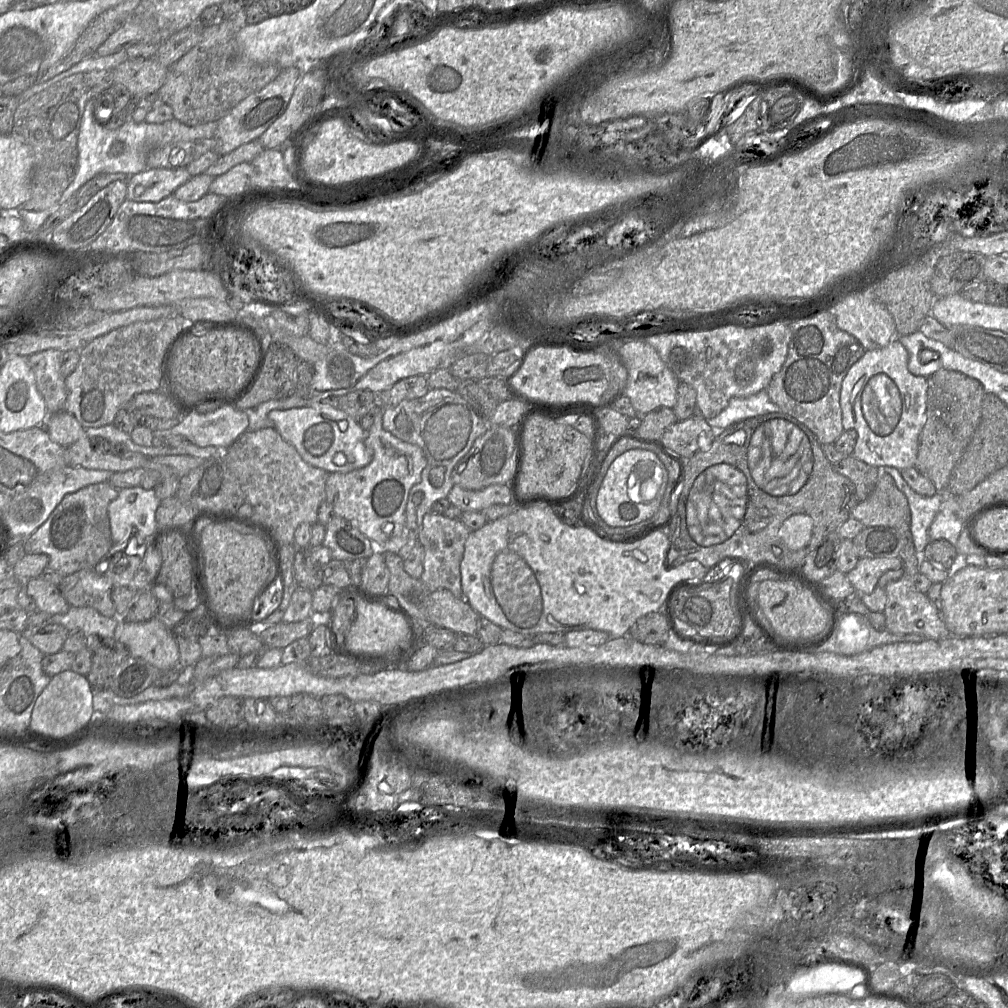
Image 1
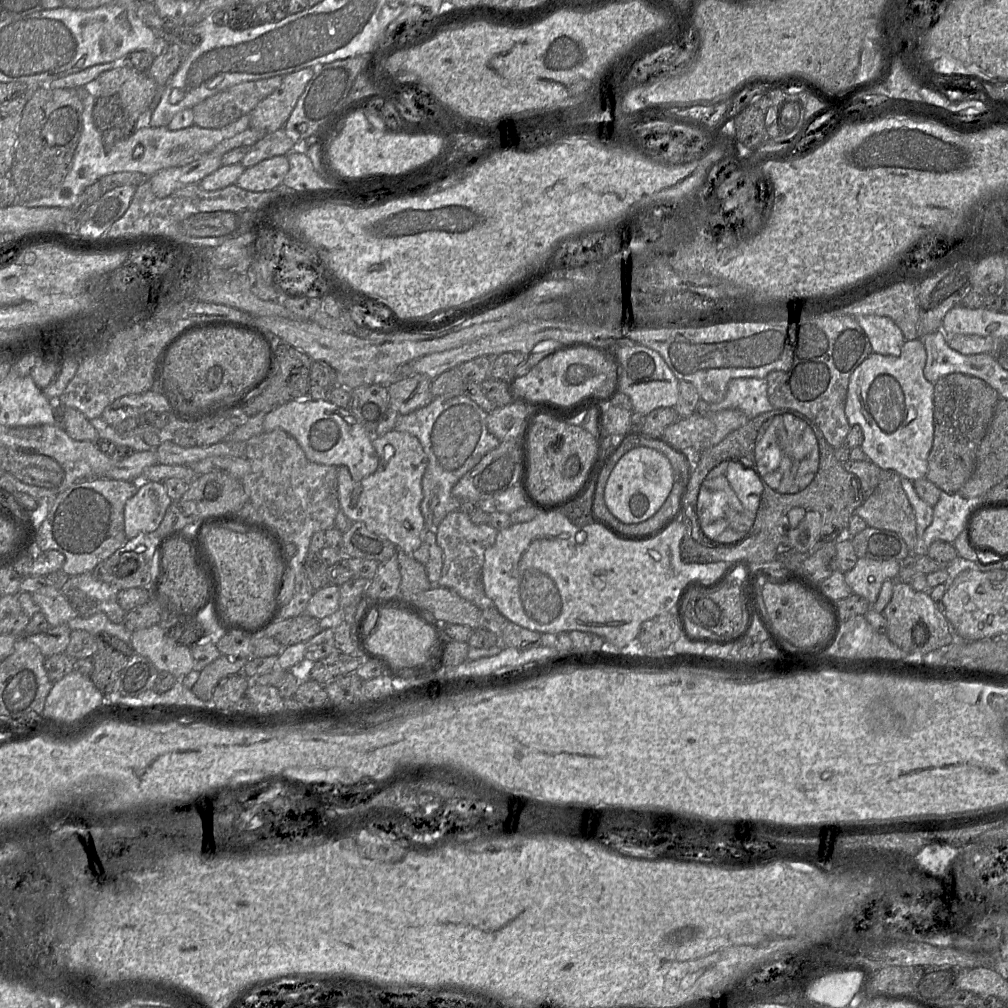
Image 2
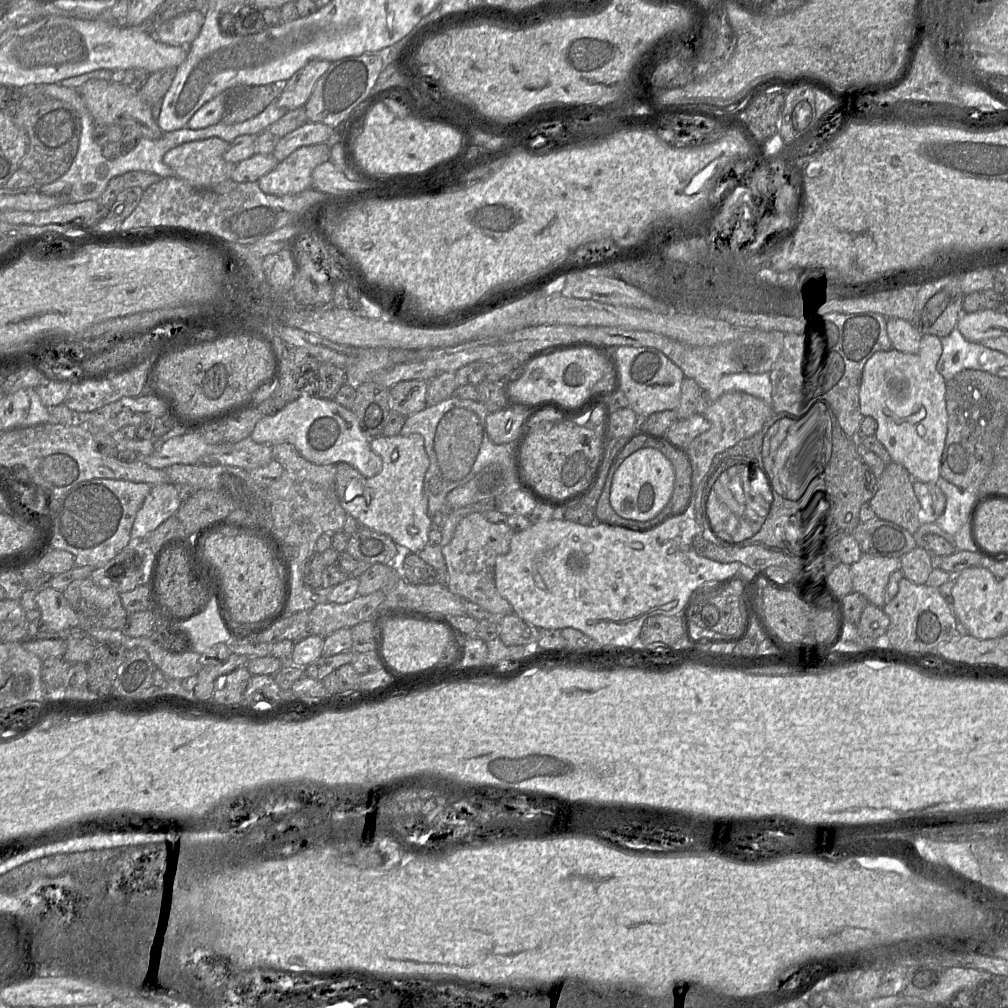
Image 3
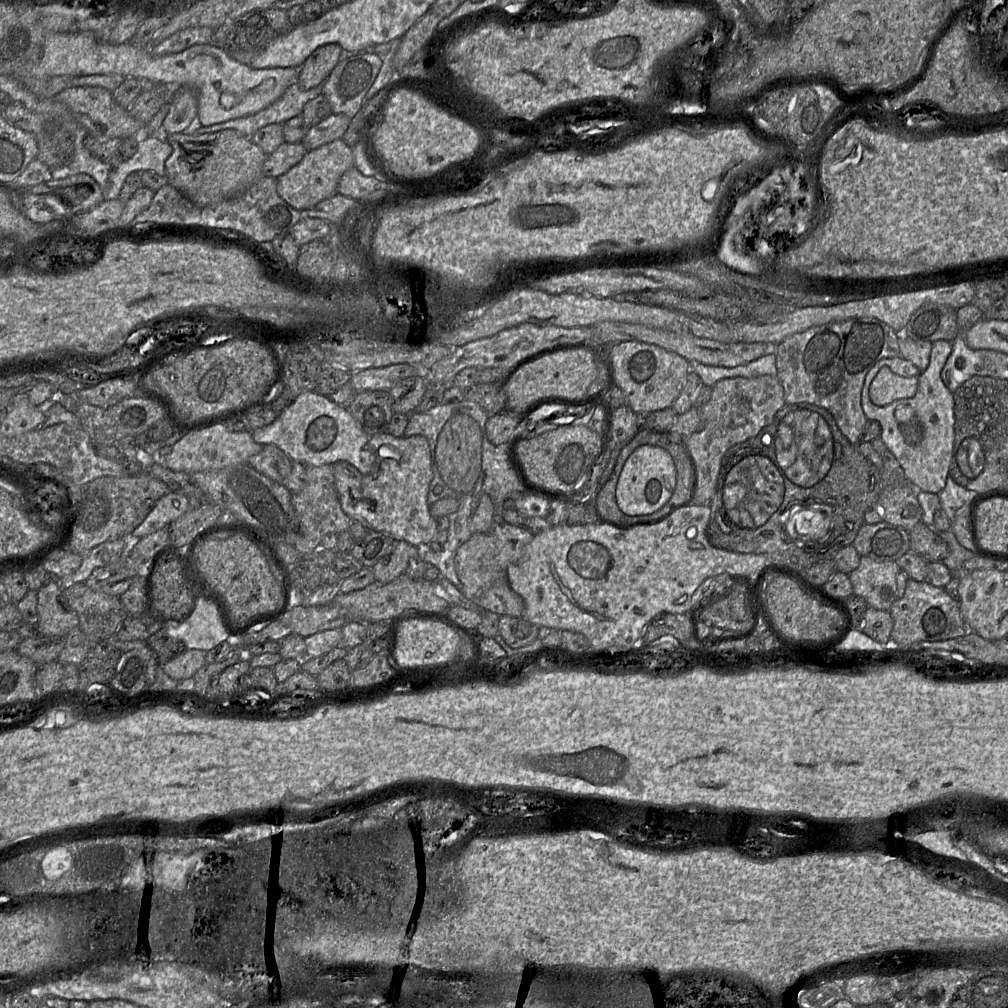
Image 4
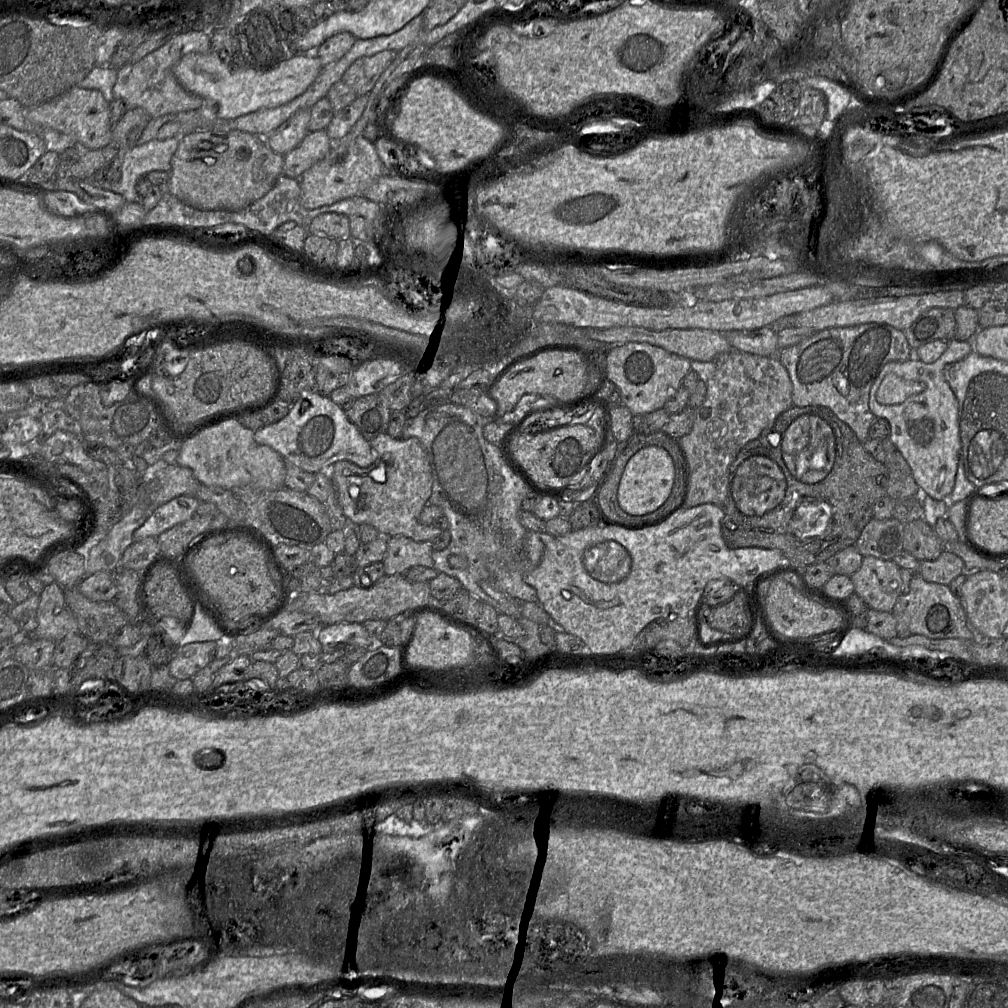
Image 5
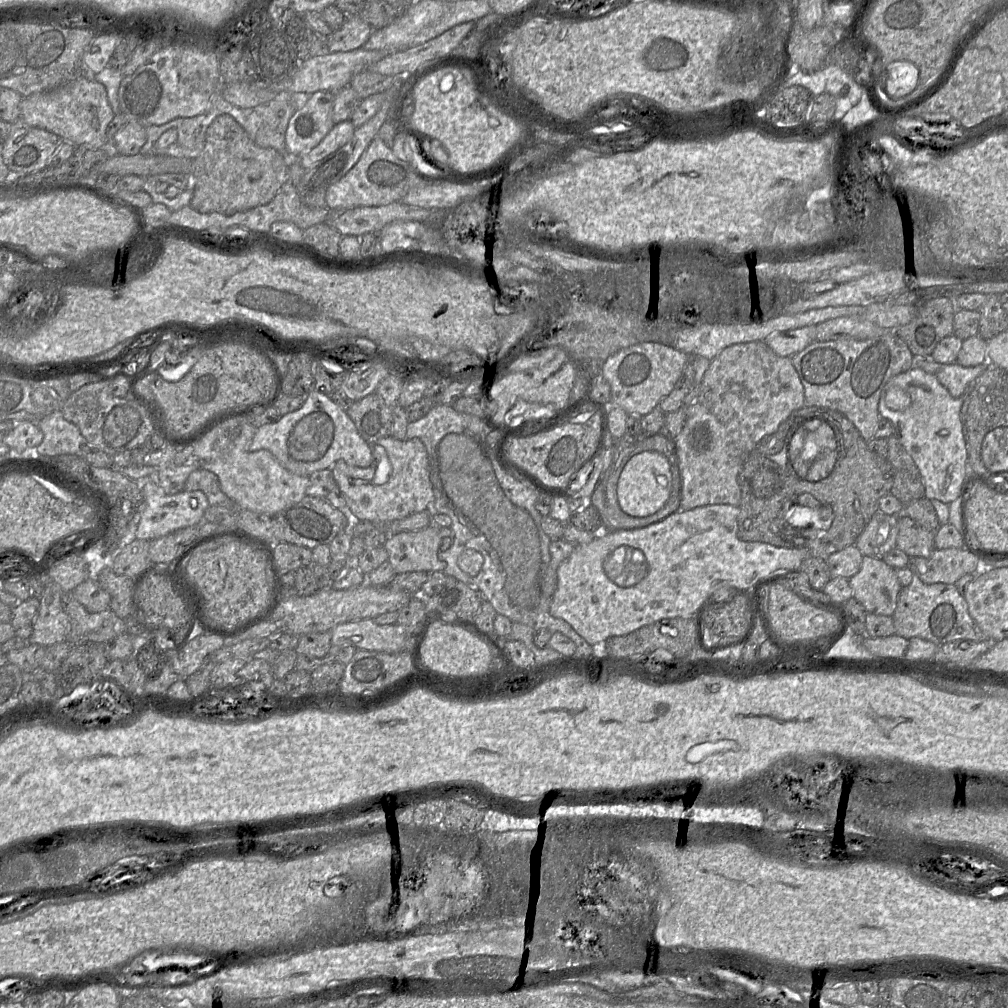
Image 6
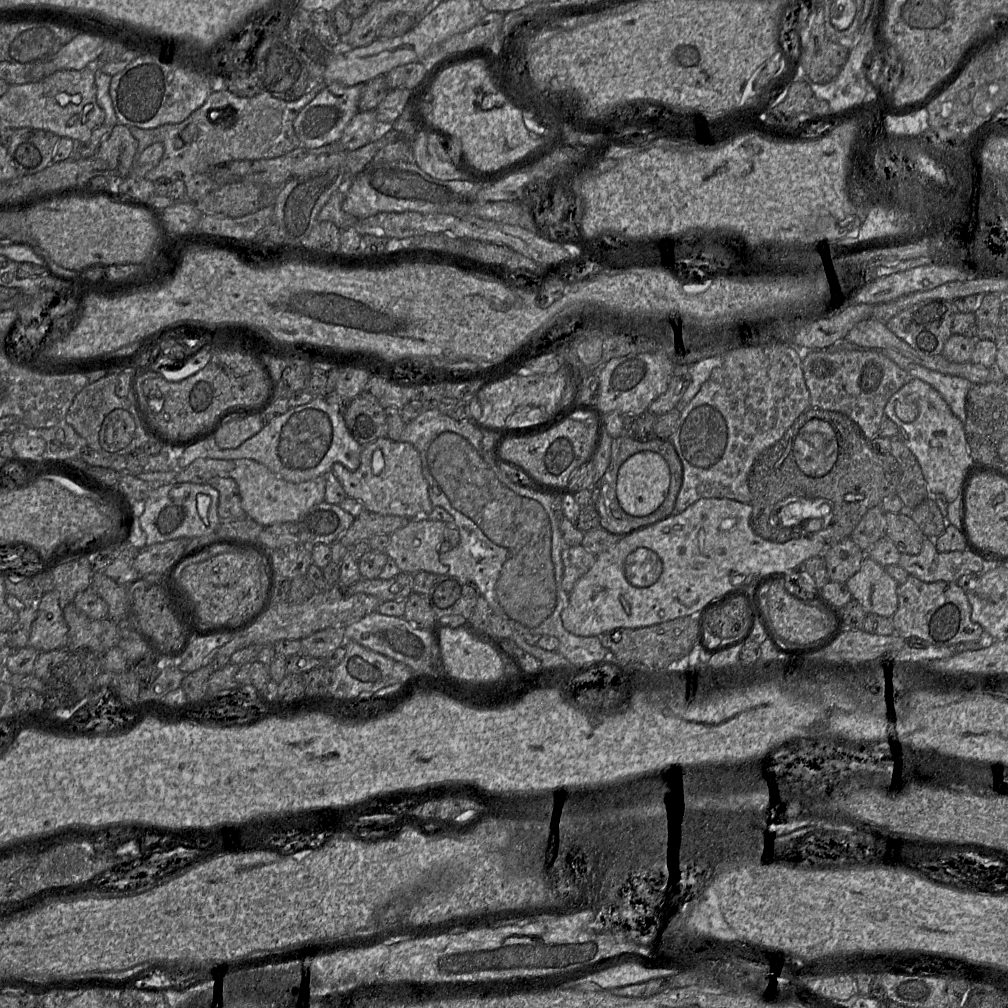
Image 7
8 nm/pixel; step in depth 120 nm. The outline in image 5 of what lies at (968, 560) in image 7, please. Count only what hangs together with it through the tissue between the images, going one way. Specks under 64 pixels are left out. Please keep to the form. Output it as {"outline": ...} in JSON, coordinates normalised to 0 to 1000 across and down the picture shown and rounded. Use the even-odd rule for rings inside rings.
{"outline":[[[941,546],[927,556],[912,556],[911,568],[921,577],[940,580],[955,567],[955,557]]]}

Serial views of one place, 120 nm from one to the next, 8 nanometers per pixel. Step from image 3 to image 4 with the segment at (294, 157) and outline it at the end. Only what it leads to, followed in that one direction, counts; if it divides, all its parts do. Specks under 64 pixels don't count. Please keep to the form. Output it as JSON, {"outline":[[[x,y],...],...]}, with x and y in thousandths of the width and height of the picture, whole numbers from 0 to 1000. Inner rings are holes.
{"outline":[[[339,138],[306,149],[297,162],[275,177],[275,190],[295,208],[309,206],[334,190],[338,175],[351,165],[350,149]]]}

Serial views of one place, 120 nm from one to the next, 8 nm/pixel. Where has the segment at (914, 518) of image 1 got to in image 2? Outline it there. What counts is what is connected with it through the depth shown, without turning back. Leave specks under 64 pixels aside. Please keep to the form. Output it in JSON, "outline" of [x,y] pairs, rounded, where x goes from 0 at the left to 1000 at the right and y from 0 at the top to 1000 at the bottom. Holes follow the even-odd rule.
{"outline":[[[895,473],[894,481],[906,504],[909,515],[909,543],[907,548],[903,550],[920,551],[921,544],[918,544],[917,528],[925,519],[926,503],[911,492],[906,477]]]}

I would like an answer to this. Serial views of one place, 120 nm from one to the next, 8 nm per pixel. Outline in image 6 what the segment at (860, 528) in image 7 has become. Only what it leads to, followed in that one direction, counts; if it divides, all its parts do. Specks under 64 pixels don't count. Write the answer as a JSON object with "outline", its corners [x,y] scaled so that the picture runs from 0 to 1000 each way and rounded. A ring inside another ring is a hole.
{"outline":[[[870,506],[848,541],[856,552],[876,553],[889,543],[891,530],[891,512],[880,511]]]}

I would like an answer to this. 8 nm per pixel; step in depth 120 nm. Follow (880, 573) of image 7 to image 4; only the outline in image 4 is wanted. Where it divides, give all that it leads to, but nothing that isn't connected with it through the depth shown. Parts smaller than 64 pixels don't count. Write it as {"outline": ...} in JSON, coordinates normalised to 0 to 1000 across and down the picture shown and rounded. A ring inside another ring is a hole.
{"outline":[[[853,552],[852,561],[841,569],[846,589],[855,592],[863,602],[882,605],[891,594],[889,570],[892,565],[889,557]]]}

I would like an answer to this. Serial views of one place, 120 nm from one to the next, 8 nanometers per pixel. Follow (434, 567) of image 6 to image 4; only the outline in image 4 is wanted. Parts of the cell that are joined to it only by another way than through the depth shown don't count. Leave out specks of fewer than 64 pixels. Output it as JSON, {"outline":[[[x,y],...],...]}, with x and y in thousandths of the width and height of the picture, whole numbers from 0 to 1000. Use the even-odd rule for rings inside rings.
{"outline":[[[394,537],[390,547],[369,563],[372,577],[384,579],[403,568],[406,555],[418,552],[418,545],[402,537]]]}

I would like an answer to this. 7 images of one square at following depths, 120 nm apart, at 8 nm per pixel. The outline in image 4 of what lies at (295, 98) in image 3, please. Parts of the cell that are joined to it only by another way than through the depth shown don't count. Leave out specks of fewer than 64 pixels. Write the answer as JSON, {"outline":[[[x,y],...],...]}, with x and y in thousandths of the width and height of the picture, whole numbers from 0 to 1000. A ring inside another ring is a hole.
{"outline":[[[333,43],[314,48],[298,66],[295,82],[304,89],[320,83],[335,63],[338,54],[339,48]]]}

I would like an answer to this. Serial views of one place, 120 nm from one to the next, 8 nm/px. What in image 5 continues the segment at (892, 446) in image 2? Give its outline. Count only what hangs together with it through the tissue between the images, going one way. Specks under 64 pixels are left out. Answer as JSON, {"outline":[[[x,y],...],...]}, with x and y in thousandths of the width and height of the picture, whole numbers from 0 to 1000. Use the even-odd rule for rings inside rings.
{"outline":[[[944,336],[940,338],[938,349],[926,360],[918,360],[909,354],[899,358],[883,358],[875,364],[863,386],[863,408],[869,415],[877,415],[881,418],[883,422],[881,434],[900,457],[914,490],[929,496],[940,496],[945,486],[953,445],[951,400],[938,377],[937,364],[941,360],[956,356],[964,348],[963,338]],[[882,370],[915,379],[918,381],[918,386],[913,391],[901,394],[893,401],[873,401],[869,396],[869,389],[875,376]],[[904,400],[917,401],[918,411],[916,415],[909,415],[905,423],[900,423],[896,409]]]}

